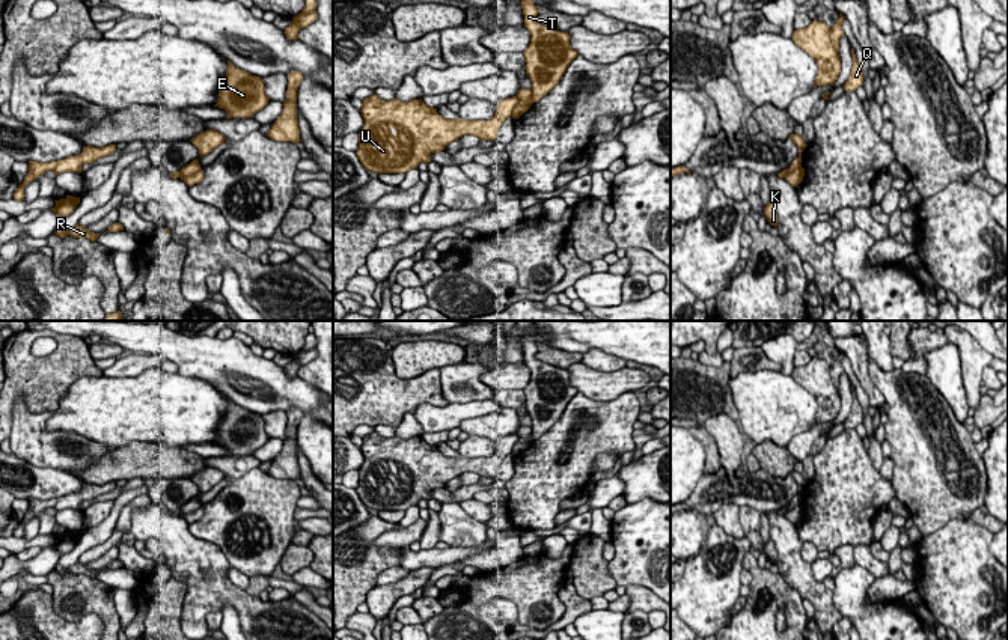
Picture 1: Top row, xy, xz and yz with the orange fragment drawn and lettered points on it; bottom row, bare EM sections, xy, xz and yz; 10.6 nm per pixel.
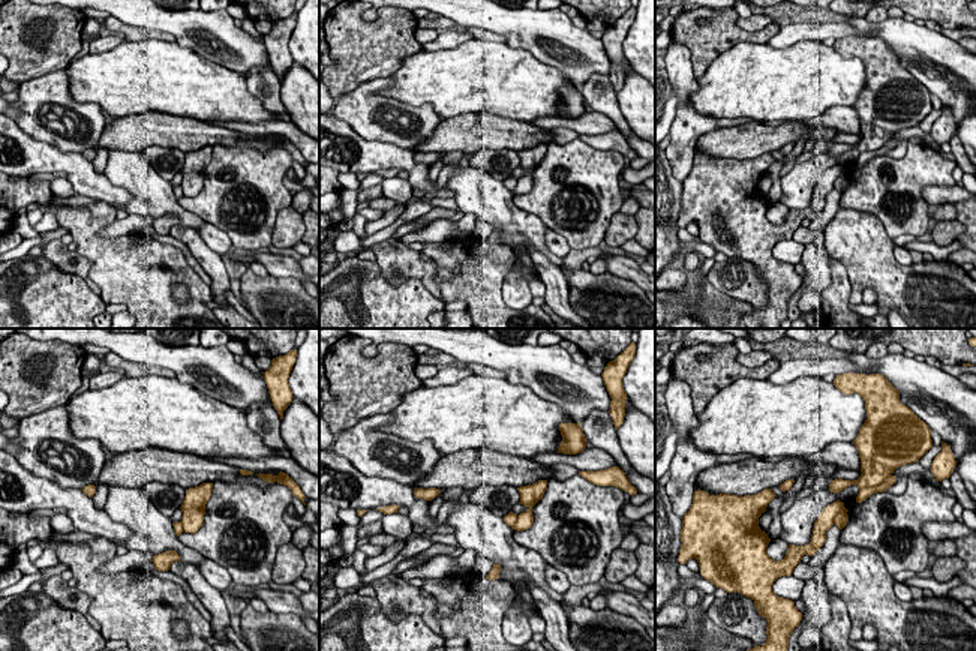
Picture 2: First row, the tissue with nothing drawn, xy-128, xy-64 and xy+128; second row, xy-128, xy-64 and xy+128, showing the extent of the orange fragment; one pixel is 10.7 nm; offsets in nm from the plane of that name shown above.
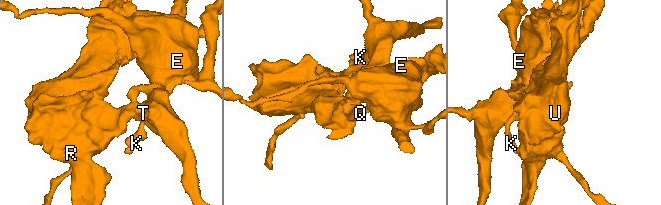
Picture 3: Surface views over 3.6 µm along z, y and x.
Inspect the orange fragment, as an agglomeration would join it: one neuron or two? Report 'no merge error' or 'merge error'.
merge error

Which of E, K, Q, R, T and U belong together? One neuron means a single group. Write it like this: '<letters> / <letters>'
E Q R T U / K

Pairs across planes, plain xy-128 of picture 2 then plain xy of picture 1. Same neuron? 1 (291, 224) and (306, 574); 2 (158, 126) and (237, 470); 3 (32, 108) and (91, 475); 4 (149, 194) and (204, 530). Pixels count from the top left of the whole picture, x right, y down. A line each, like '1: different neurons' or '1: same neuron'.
1: different neurons
2: different neurons
3: different neurons
4: different neurons

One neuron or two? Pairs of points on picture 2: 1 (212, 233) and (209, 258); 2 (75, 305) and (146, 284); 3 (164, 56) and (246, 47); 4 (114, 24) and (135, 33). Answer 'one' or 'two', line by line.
1: two
2: two
3: two
4: one

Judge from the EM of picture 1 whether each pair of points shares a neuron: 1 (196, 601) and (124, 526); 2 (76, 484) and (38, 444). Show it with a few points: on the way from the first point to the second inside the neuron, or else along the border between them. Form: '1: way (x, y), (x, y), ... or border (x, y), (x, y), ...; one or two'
1: border (133, 511), (128, 530); two
2: border (27, 461), (70, 472); two

